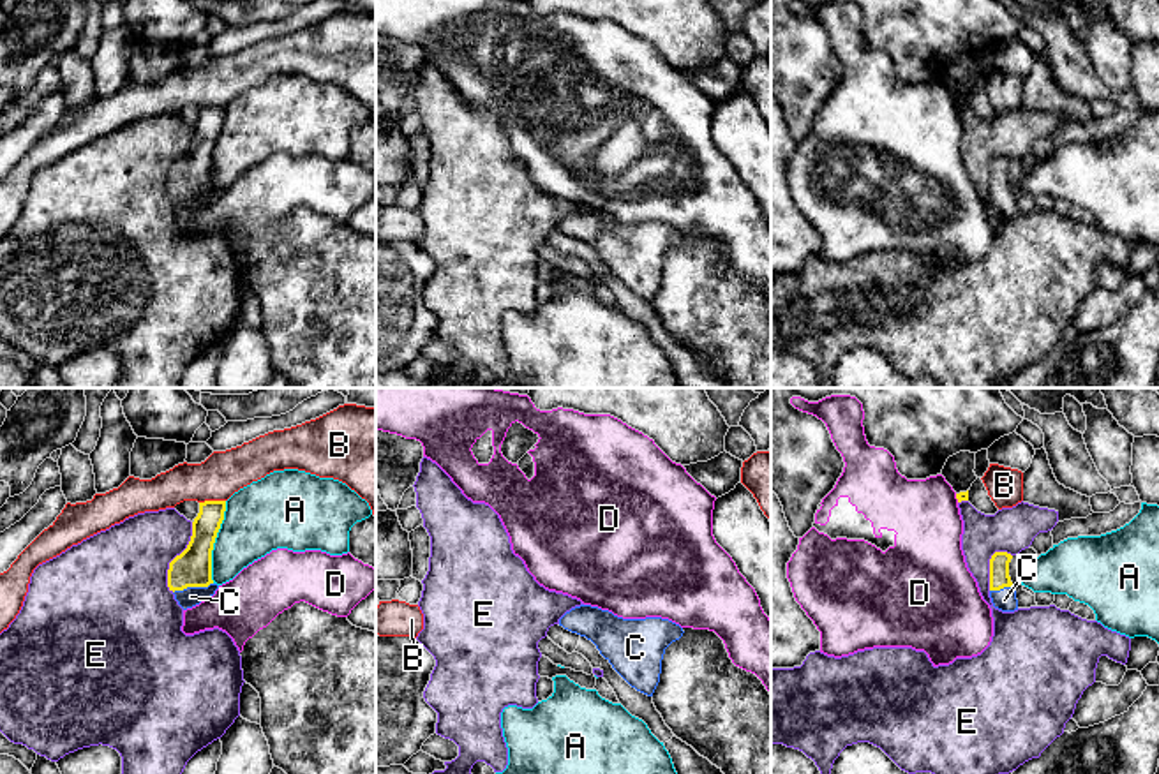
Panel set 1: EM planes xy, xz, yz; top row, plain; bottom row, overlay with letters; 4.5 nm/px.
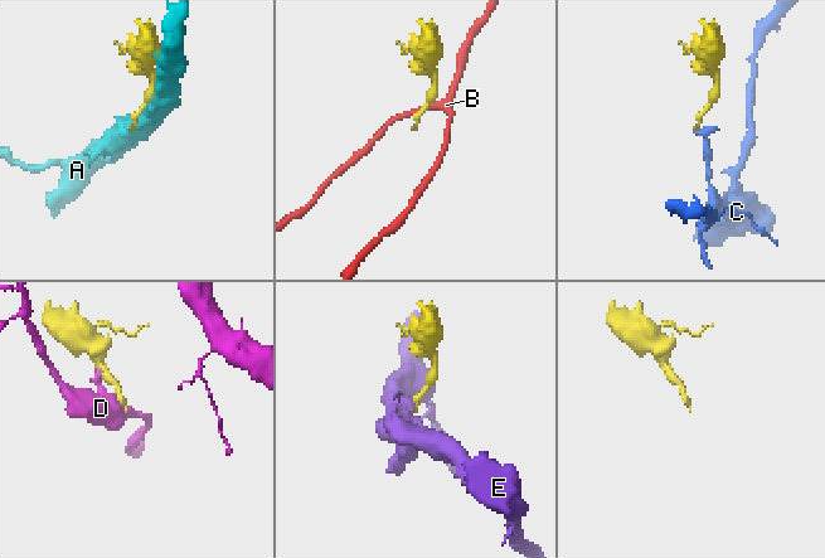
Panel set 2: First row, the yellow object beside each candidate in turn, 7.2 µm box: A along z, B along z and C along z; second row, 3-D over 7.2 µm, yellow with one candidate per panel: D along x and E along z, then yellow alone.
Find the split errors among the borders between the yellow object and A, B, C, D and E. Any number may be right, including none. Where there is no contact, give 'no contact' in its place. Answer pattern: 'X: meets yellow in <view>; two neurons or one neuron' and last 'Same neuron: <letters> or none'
A: meets yellow in xy; two neurons
B: meets yellow in xy; two neurons
C: meets yellow in xy; one neuron
D: meets yellow in yz; two neurons
E: meets yellow in xy; two neurons
Same neuron: C

